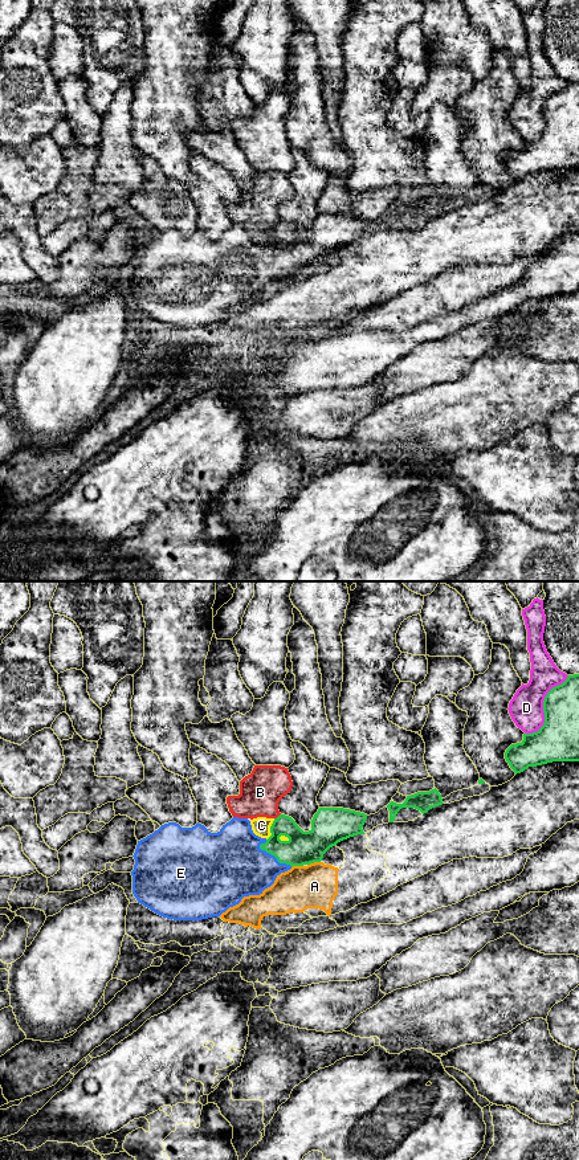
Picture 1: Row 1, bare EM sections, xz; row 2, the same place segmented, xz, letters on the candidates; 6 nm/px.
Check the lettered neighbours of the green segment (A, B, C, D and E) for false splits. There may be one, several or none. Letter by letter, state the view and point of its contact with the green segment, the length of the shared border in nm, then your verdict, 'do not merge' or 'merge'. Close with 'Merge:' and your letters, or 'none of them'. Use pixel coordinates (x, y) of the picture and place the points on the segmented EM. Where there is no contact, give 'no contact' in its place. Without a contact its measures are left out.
A: contact xz (313, 862); length 80 nm; do not merge
B: contact xz (278, 816); length 50 nm; do not merge
C: contact xz (270, 829); length 140 nm; do not merge
D: contact xz (543, 707); length 440 nm; do not merge
E: contact xz (274, 856); length 240 nm; merge
Merge: E

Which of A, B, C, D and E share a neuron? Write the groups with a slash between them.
A / B C / D / E

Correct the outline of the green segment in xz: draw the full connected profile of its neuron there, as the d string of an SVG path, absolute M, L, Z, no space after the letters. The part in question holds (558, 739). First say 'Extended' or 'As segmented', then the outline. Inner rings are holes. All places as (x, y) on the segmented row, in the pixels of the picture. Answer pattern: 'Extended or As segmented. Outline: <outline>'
As segmented. Outline: M579 674L547 693L543 712L543 726L505 752L515 775L553 761L579 761Z

